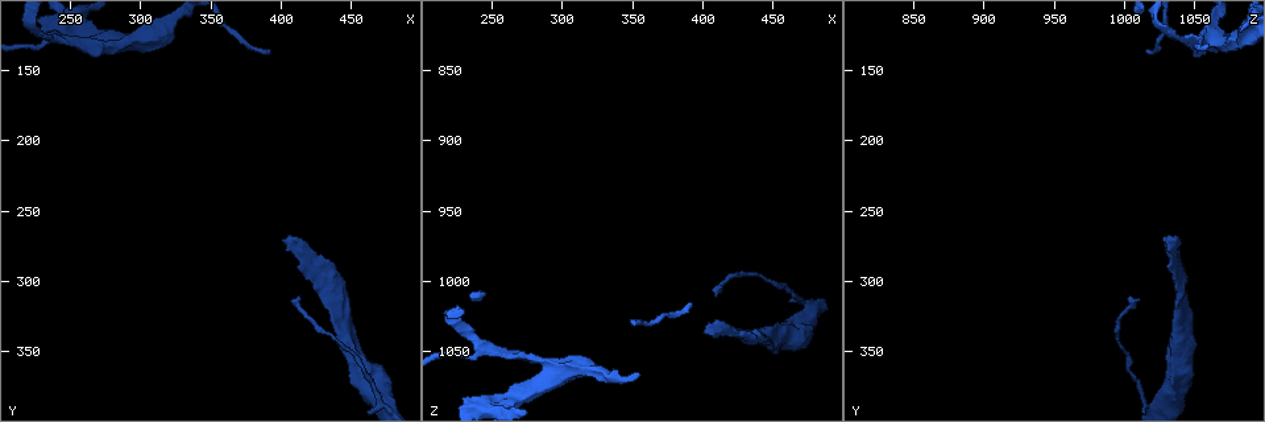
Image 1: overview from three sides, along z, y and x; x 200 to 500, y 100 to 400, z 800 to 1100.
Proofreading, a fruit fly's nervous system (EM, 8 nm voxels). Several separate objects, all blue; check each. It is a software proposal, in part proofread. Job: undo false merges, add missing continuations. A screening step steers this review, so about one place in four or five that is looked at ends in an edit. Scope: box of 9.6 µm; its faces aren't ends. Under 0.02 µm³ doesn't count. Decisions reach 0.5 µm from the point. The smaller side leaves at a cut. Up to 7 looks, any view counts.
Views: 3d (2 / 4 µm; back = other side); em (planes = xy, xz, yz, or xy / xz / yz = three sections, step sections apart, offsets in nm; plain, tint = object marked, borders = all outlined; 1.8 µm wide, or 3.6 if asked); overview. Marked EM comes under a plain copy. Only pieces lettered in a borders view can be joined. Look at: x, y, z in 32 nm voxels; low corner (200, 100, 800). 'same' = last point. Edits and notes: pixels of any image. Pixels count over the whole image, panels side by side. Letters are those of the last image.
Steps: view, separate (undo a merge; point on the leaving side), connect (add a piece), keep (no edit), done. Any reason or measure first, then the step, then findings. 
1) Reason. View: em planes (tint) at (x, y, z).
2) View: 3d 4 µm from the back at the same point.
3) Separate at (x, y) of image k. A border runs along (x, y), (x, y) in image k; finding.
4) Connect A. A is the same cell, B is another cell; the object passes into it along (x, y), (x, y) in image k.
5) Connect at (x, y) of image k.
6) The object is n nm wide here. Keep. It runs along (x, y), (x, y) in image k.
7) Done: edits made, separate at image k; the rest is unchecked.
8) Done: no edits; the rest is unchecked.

Free end. View: 3d 2 µm at (404, 266, 1032).

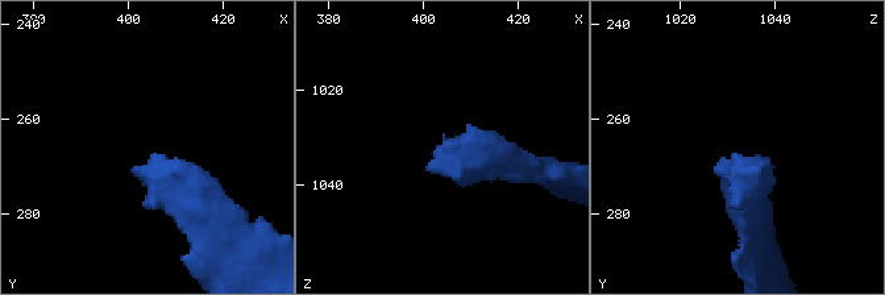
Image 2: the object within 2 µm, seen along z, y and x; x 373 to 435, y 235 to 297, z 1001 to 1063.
View: em xy step 8 (borders) at (405, 267, 1032).

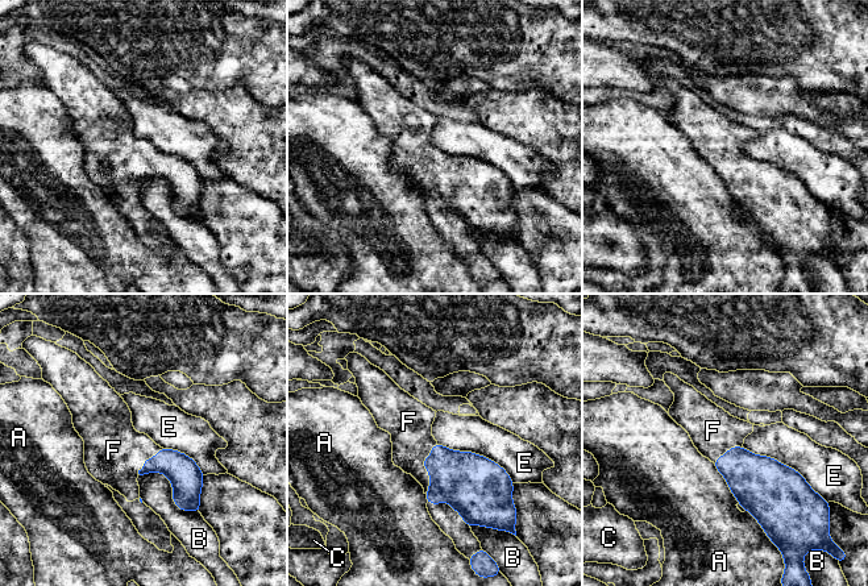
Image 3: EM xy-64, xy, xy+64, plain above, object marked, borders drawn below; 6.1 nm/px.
Cut it another way. View: em planes (borders) at the same point.

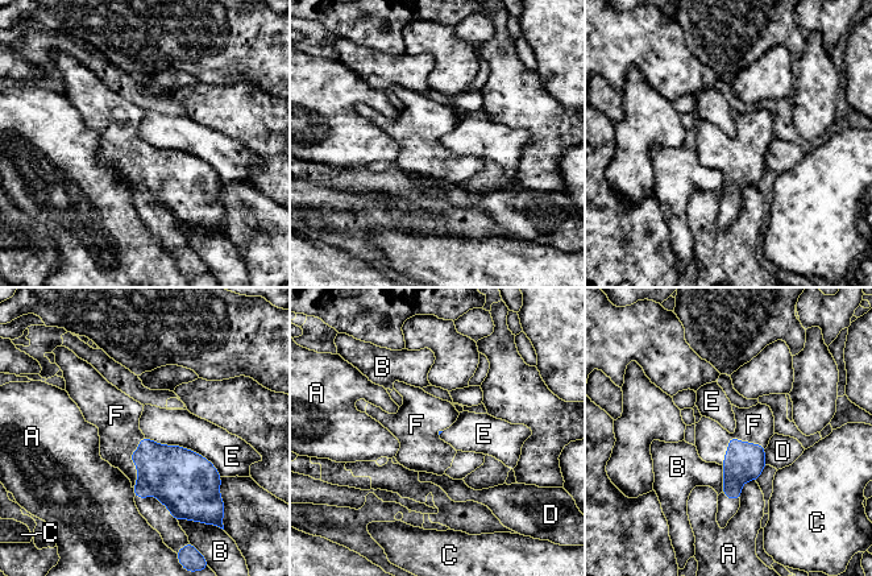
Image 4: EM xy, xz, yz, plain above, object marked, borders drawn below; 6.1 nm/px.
Connect F. F is the same cell, A, B, C, D and E are other cells; the object passes into it along (743, 461), (733, 438), (756, 425) in image 4; it goes on there.

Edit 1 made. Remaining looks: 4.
View: overview.

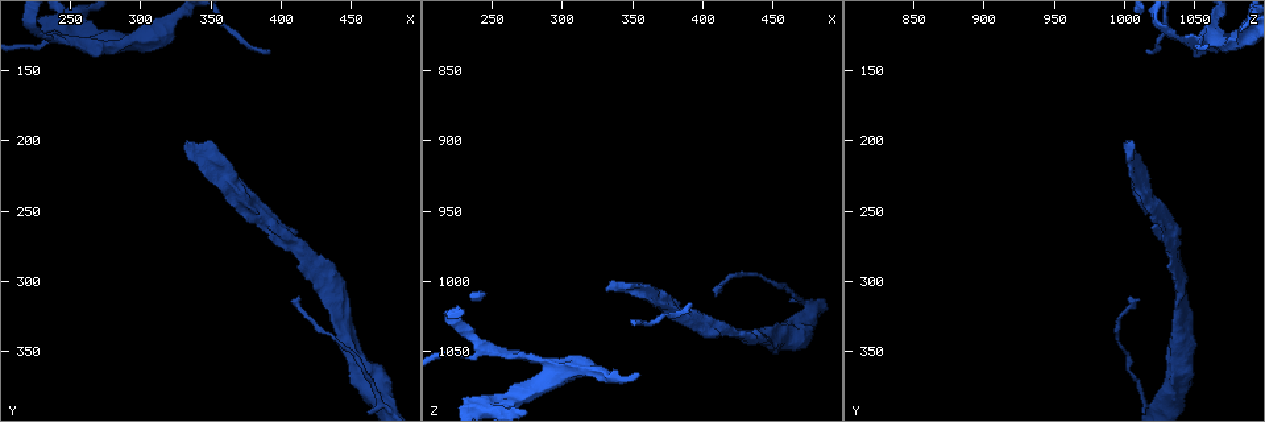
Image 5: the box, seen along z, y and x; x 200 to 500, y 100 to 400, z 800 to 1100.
Branch point. View: em xz step 8 (tint) at (244, 130, 1052).

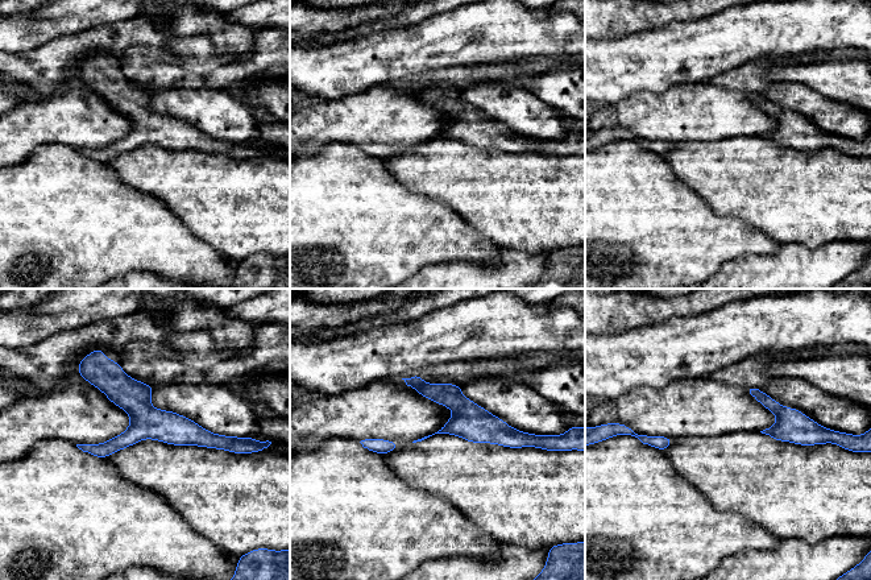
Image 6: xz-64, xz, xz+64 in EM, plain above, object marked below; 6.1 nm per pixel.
Cut it another way. View: em planes (borders) at the same point.

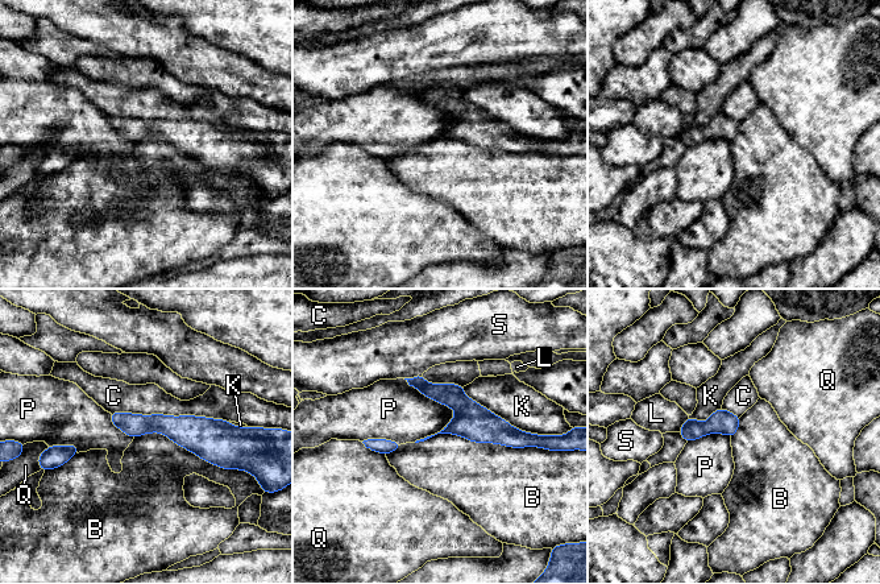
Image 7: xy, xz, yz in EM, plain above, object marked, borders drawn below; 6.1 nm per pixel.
The longest contact is with C, 750 nm. Keep. B, C, K, L, P, Q and S are other cells; it runs along (411, 381), (519, 443) in image 7; one neuron here.

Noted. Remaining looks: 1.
Done: edits made, connect at image 4; the rest is unchecked.

